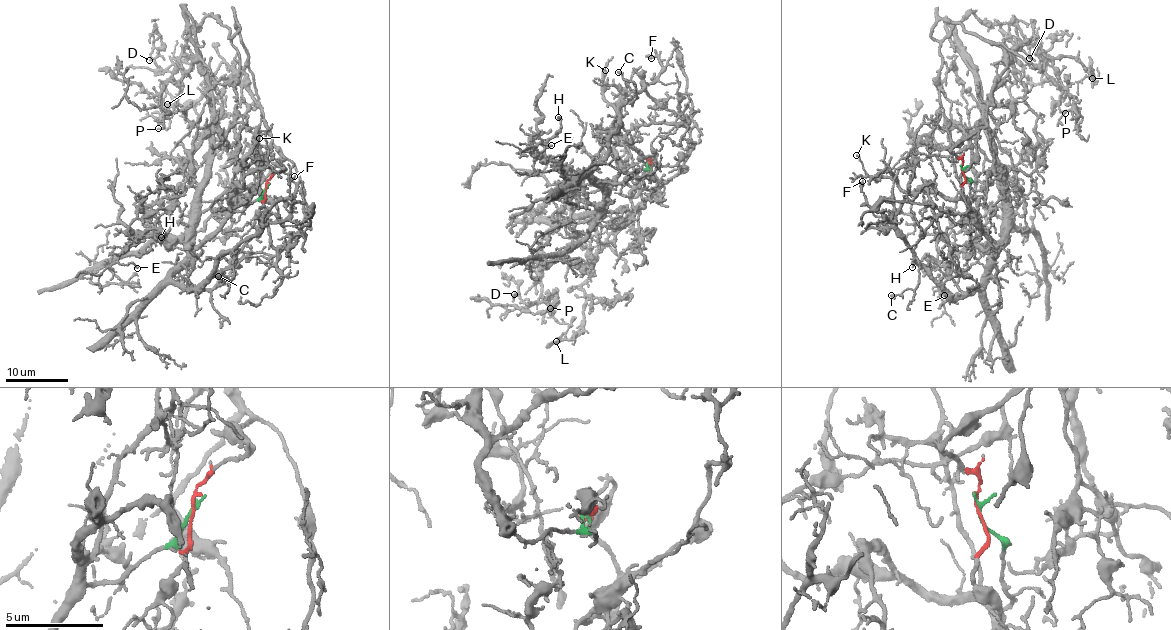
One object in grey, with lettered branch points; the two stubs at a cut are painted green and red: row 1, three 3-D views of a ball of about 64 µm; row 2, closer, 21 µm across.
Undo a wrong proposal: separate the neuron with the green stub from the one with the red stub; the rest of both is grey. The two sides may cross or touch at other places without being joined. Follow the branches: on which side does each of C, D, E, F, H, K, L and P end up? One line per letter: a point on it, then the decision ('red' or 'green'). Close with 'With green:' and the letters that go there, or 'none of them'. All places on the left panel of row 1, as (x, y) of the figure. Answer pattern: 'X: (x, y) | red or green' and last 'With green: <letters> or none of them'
C: (218, 276) | green
D: (149, 60) | red
E: (137, 268) | green
F: (294, 176) | green
H: (161, 237) | green
K: (259, 138) | green
L: (167, 104) | red
P: (158, 128) | red
With green: C, E, F, H, K

